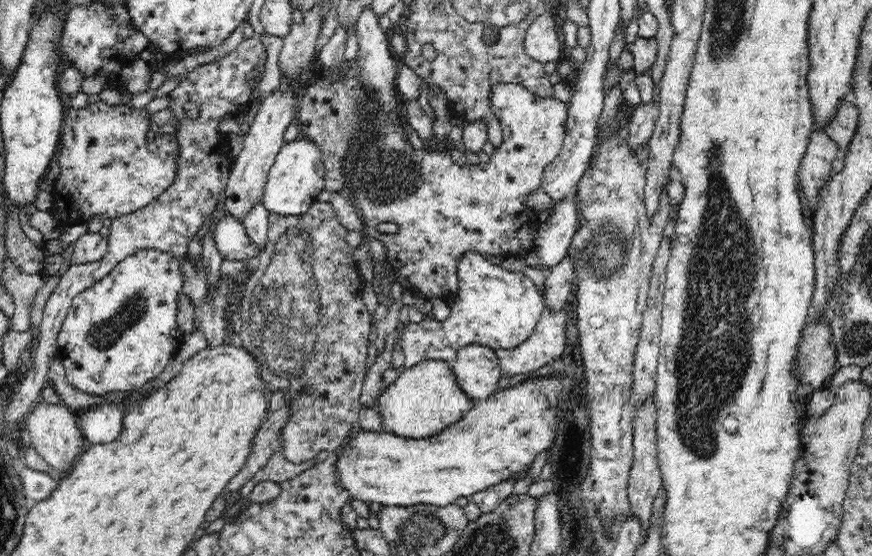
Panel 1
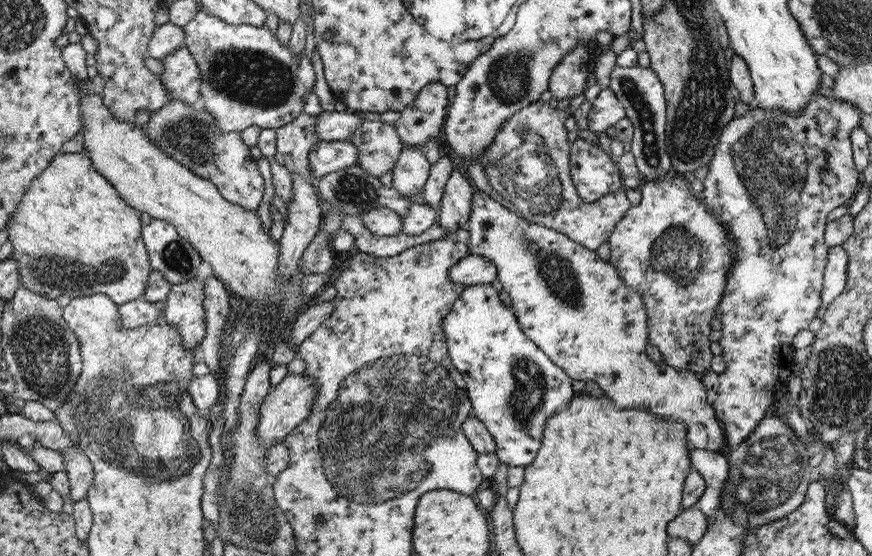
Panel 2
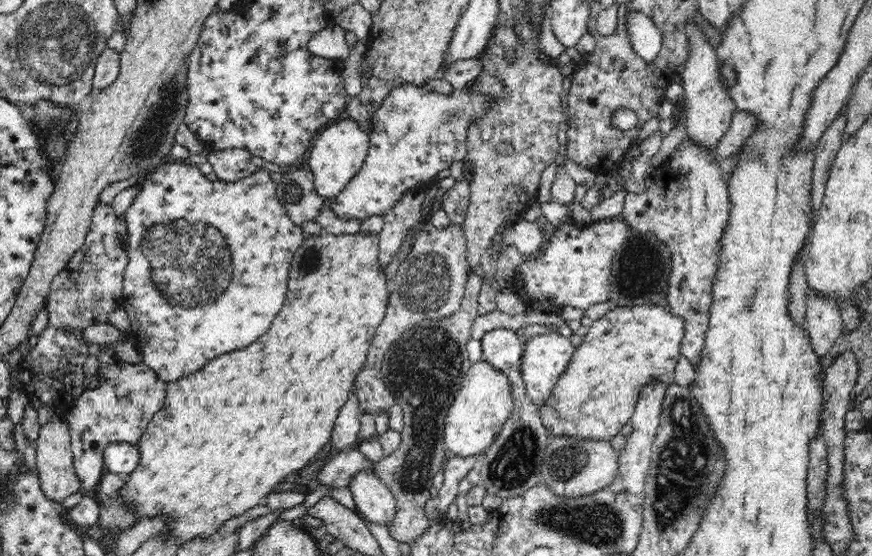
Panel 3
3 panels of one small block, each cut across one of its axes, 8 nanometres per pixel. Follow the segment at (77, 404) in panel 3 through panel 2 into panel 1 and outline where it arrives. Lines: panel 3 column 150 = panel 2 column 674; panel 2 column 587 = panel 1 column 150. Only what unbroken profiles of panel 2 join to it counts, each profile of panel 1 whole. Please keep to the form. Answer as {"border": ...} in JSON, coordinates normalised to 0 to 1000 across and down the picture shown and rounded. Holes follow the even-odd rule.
{"border":[[[166,446],[146,460],[103,518],[84,538],[65,601],[67,633],[76,683],[92,705],[117,712],[123,705],[158,701],[186,673],[197,637],[209,619],[212,601],[204,592],[204,529],[209,529],[211,498],[206,464],[183,448]]]}

